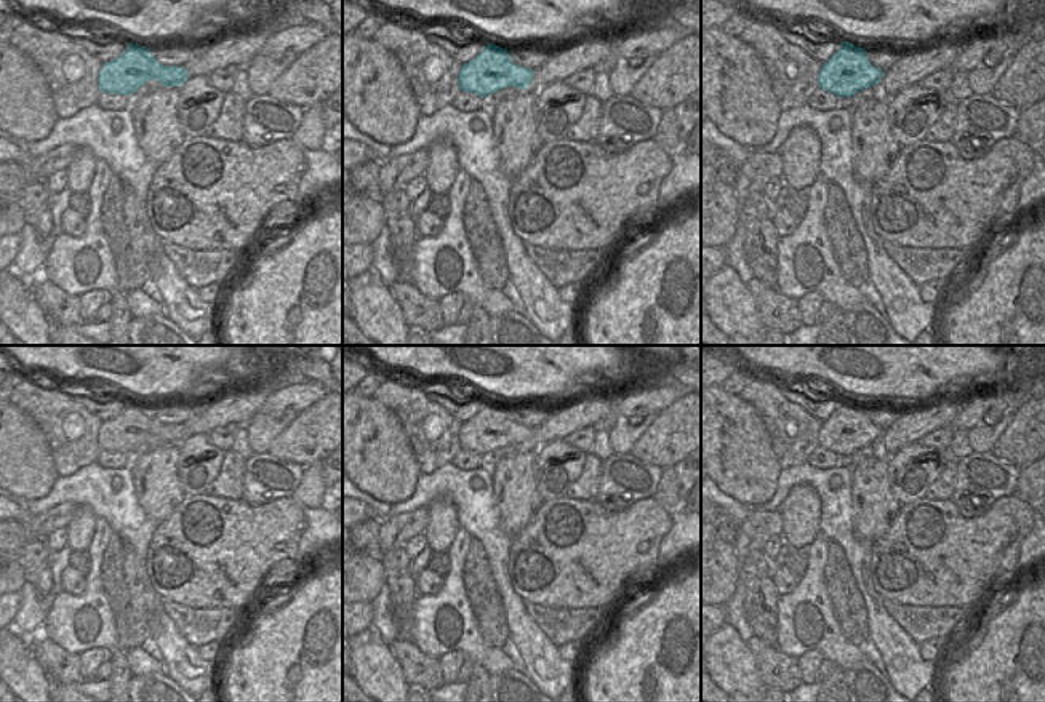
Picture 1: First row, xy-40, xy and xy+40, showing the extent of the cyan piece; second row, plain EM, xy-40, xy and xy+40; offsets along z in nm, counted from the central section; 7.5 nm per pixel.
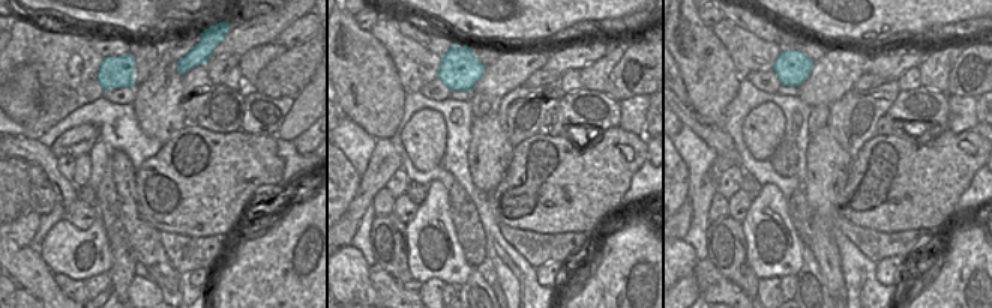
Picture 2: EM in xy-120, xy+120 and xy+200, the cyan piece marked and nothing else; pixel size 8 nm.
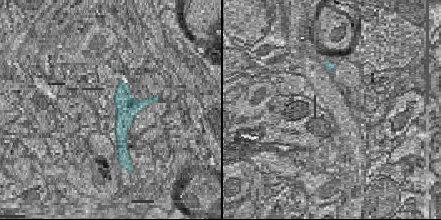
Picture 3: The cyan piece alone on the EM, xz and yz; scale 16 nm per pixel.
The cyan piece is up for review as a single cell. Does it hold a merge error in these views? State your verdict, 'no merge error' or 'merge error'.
no merge error

